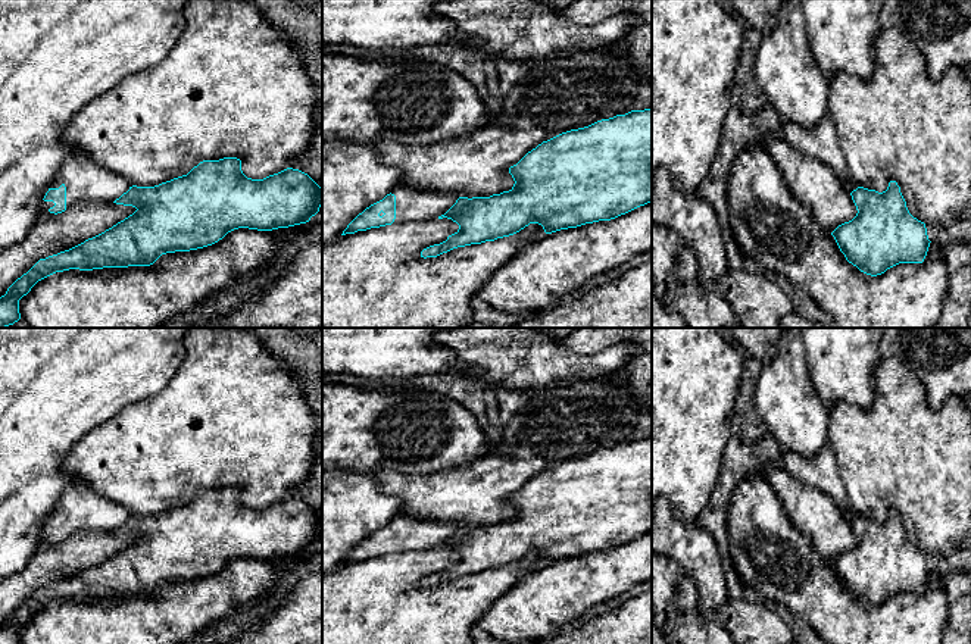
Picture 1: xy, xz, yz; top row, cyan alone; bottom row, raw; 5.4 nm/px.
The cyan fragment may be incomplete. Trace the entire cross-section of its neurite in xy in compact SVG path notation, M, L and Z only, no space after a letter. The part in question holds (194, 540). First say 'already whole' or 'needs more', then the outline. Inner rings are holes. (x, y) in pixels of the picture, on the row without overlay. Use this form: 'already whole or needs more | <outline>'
already whole | M224 487L219 490L203 490L187 504L154 516L132 515L113 532L132 535L137 540L84 572L40 588L0 626L0 644L21 644L19 629L38 610L56 601L150 595L162 584L212 575L238 557L272 560L306 553L322 535L322 516L307 503L293 497L287 497L263 509L252 509L243 503L240 488Z

